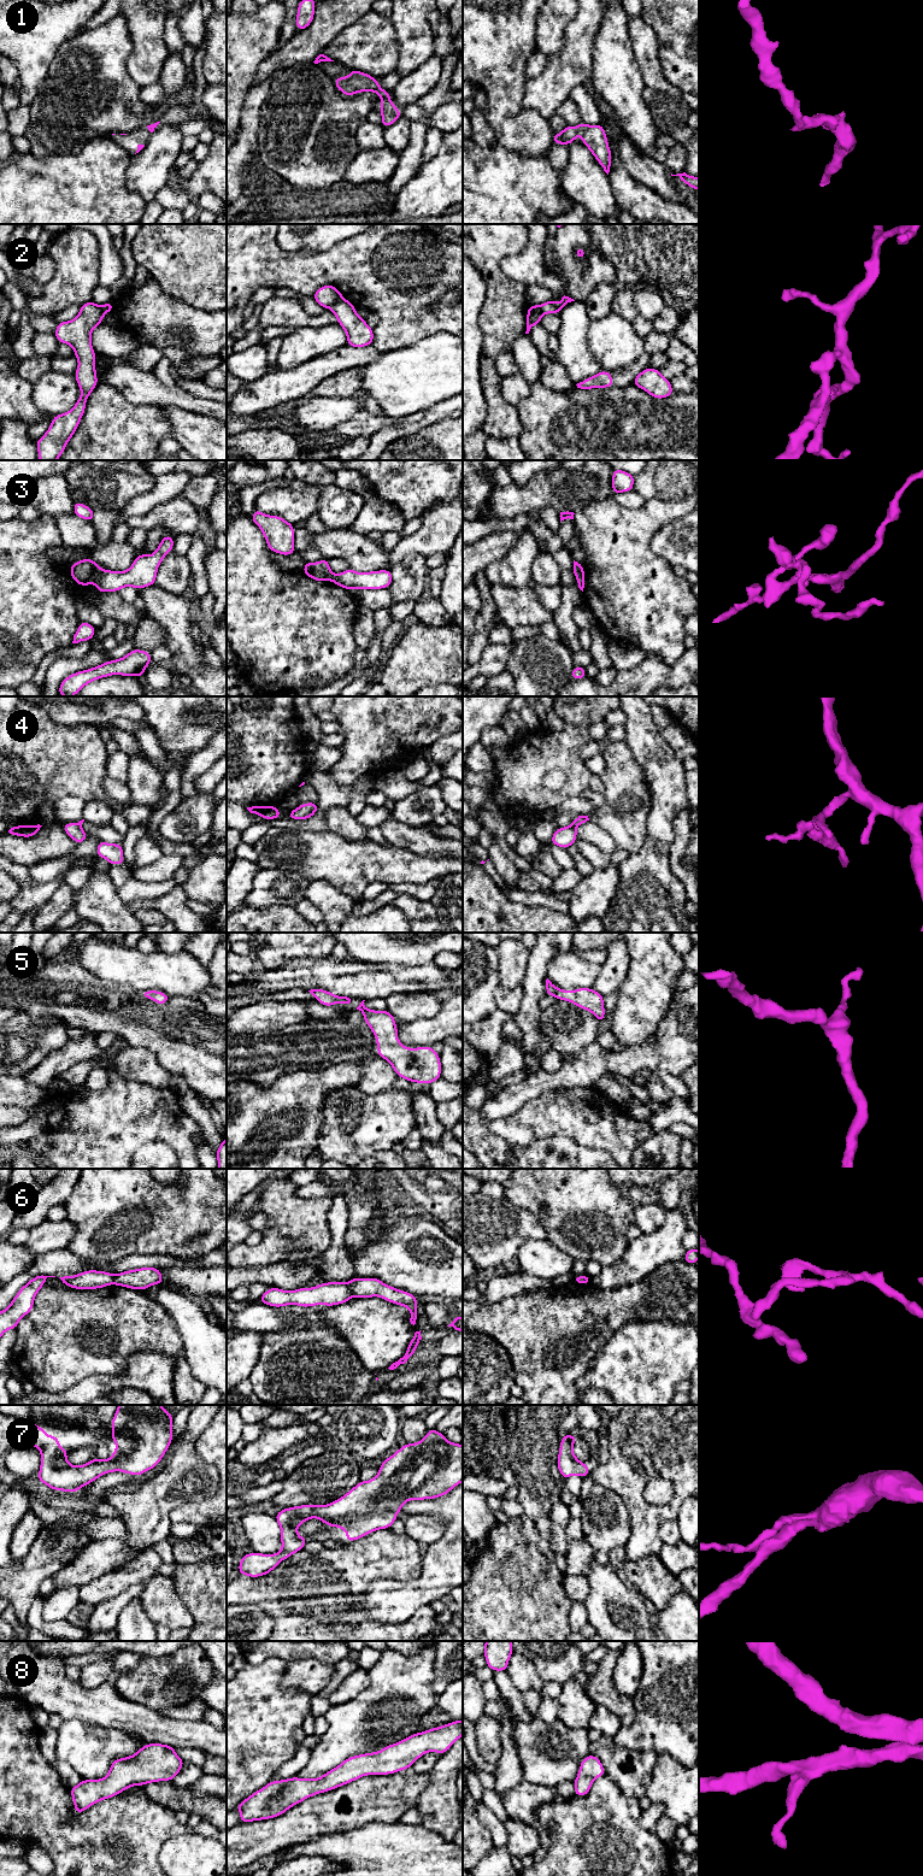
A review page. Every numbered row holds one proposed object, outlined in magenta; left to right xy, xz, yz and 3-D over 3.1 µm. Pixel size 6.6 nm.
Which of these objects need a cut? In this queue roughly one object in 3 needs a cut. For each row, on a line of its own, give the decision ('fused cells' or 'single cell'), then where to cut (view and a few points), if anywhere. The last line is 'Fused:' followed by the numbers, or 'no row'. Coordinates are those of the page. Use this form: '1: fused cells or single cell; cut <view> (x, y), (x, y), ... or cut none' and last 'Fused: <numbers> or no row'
1: single cell; cut none
2: fused cells; cut xz (342, 298), (329, 307)
3: fused cells; cut xy (101, 570), (93, 581)
4: fused cells; cut yz (571, 824), (575, 828)
5: single cell; cut none
6: fused cells; cut xz (346, 1283), (352, 1295)
7: single cell; cut none
8: single cell; cut none
Fused: 2, 3, 4, 6

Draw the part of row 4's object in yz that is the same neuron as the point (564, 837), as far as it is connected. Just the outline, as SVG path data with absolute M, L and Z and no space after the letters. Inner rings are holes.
M568 825L565 828L555 829L554 834L552 835L551 842L558 847L566 849L577 840L576 828L572 825Z

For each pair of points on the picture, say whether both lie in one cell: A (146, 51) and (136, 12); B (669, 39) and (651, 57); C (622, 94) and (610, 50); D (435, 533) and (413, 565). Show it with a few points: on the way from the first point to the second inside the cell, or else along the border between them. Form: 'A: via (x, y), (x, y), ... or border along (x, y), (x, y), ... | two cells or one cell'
A: via (146, 41), (146, 28), (141, 22) | one cell
B: border along (647, 23), (654, 31), (660, 71), (665, 77) | two cells
C: via (621, 83), (616, 76), (613, 60) | one cell
D: border along (425, 556), (407, 554), (394, 565) | two cells

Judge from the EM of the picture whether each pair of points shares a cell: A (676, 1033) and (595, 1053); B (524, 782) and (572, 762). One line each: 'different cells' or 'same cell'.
A: same cell
B: same cell

